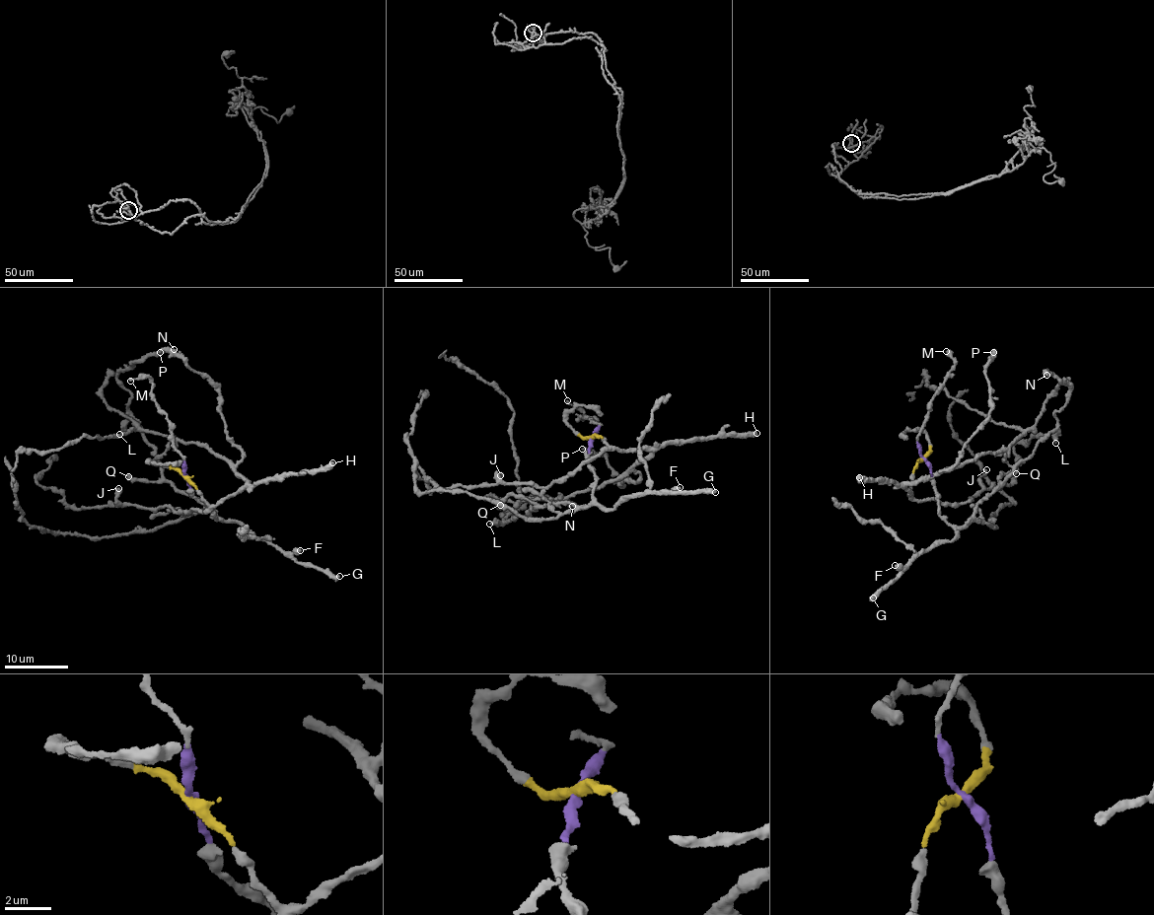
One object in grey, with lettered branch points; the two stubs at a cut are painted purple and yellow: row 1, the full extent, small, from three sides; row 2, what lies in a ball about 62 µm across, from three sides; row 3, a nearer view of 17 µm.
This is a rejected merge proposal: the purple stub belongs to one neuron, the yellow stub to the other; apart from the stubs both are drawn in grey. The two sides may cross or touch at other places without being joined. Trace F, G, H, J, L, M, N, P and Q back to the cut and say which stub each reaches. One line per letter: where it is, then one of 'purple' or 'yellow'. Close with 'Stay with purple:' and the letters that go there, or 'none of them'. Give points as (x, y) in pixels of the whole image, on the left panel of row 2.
F: at (300, 550); purple
G: at (339, 576); purple
H: at (332, 462); yellow
J: at (118, 488); yellow
L: at (119, 434); purple
M: at (130, 381); purple
N: at (174, 349); purple
P: at (160, 352); yellow
Q: at (128, 476); purple
Stay with purple: F, G, L, M, N, Q

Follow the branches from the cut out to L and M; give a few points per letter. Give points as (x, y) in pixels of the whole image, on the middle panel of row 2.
L: (592, 439), (586, 454), (595, 476), (592, 502), (577, 505), (547, 503), (526, 515), (490, 523)
M: (592, 439), (600, 423), (593, 422), (595, 416), (583, 418), (582, 411), (567, 399)

